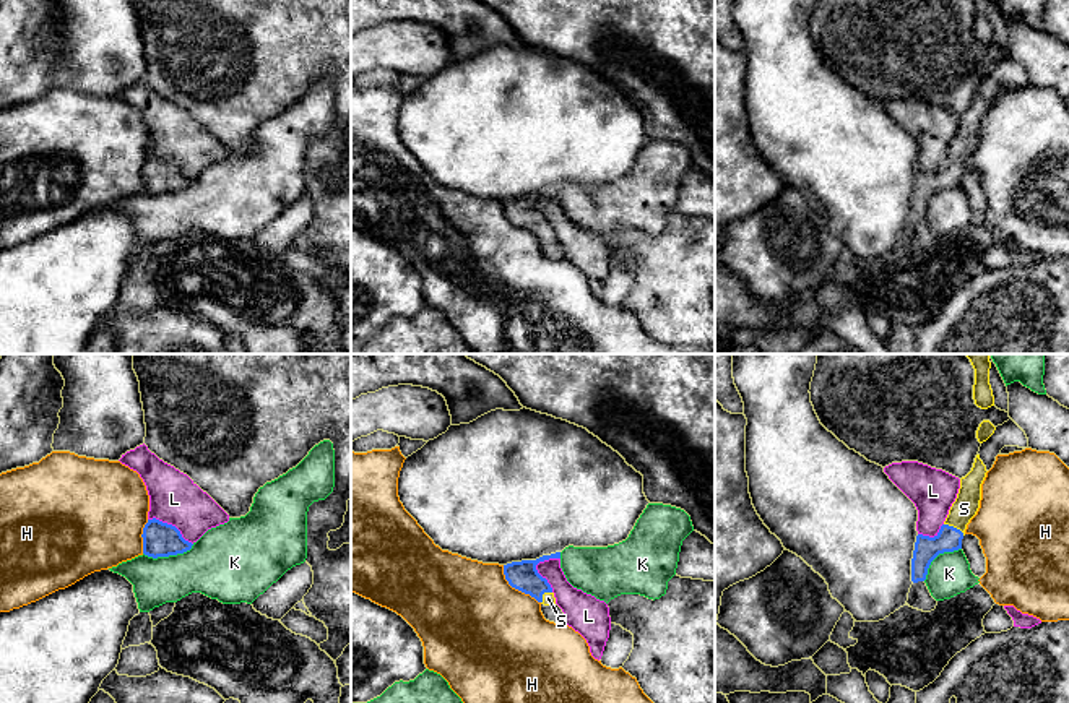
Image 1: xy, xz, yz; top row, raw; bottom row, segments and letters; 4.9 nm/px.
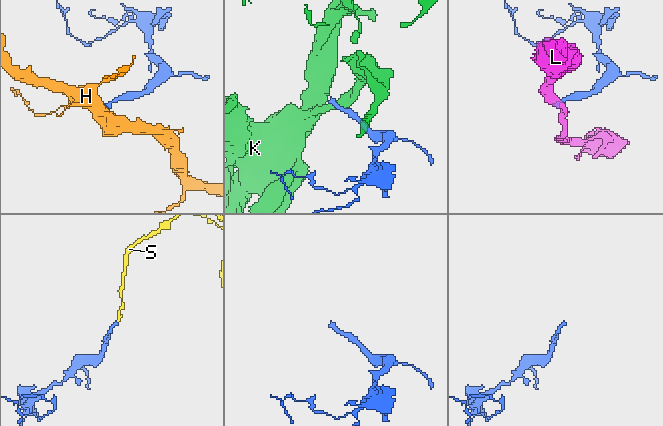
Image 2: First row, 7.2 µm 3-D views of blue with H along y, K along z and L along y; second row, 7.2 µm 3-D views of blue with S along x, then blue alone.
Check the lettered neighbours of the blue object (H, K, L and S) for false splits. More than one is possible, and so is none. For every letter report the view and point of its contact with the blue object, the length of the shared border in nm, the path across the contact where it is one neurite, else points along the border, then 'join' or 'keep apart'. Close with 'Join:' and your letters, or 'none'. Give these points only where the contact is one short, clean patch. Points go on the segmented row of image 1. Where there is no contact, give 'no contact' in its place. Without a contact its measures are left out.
H: contact xz (515, 588); length 260 nm; border xz (502, 565), (506, 580), (540, 603); keep apart
K: contact xy (168, 556); length 260 nm; keep apart
L: contact xz (535, 567); length 180 nm; border xz (559, 557), (549, 557), (536, 565), (536, 570), (553, 591); keep apart
S: contact yz (954, 528); length 120 nm; way yz (926, 549), (936, 546), (954, 528), (964, 508); join
Join: S

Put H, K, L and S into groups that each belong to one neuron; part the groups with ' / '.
H / K / L / S

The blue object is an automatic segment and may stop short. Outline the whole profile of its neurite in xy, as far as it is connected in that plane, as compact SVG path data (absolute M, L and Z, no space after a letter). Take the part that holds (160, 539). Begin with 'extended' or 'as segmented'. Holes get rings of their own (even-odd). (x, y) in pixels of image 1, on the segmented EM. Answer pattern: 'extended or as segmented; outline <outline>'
as segmented; outline M156 518L148 520L143 528L143 554L153 559L184 554L192 549L192 542L185 541L180 531Z

